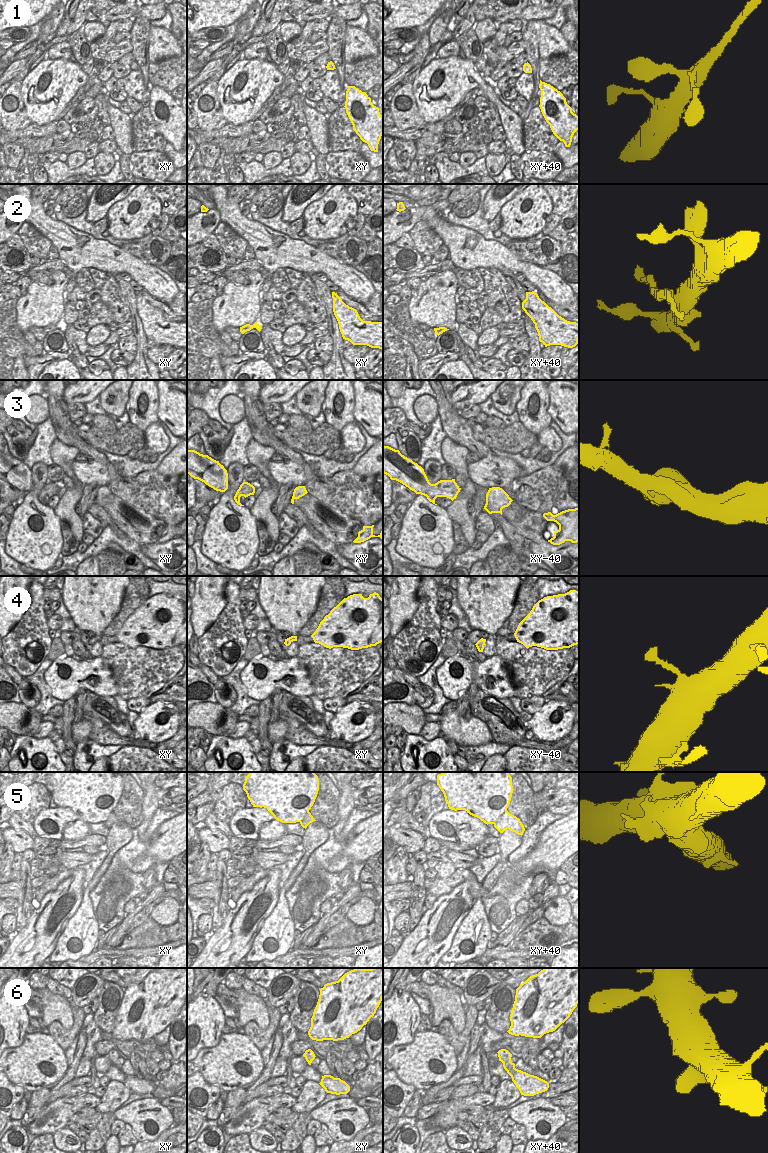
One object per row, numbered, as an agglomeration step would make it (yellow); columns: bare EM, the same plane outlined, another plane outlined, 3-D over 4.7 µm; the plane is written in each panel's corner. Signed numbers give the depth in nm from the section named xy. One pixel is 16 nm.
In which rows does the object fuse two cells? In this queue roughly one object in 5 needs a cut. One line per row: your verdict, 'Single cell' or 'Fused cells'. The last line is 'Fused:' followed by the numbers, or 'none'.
1: Single cell
2: Fused cells
3: Single cell
4: Single cell
5: Fused cells
6: Single cell
Fused: 2, 5

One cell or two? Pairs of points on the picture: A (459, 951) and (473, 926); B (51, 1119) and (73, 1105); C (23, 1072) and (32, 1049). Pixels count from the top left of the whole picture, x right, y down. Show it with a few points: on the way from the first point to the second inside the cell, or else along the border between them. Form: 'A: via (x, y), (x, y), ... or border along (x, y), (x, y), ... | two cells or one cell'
A: via (458, 945), (470, 932) | one cell
B: via (56, 1114), (68, 1106) | one cell
C: via (29, 1066), (32, 1063), (32, 1055) | one cell

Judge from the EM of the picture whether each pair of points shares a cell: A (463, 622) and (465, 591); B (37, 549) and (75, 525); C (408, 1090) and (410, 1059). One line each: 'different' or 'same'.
A: different
B: different
C: different

